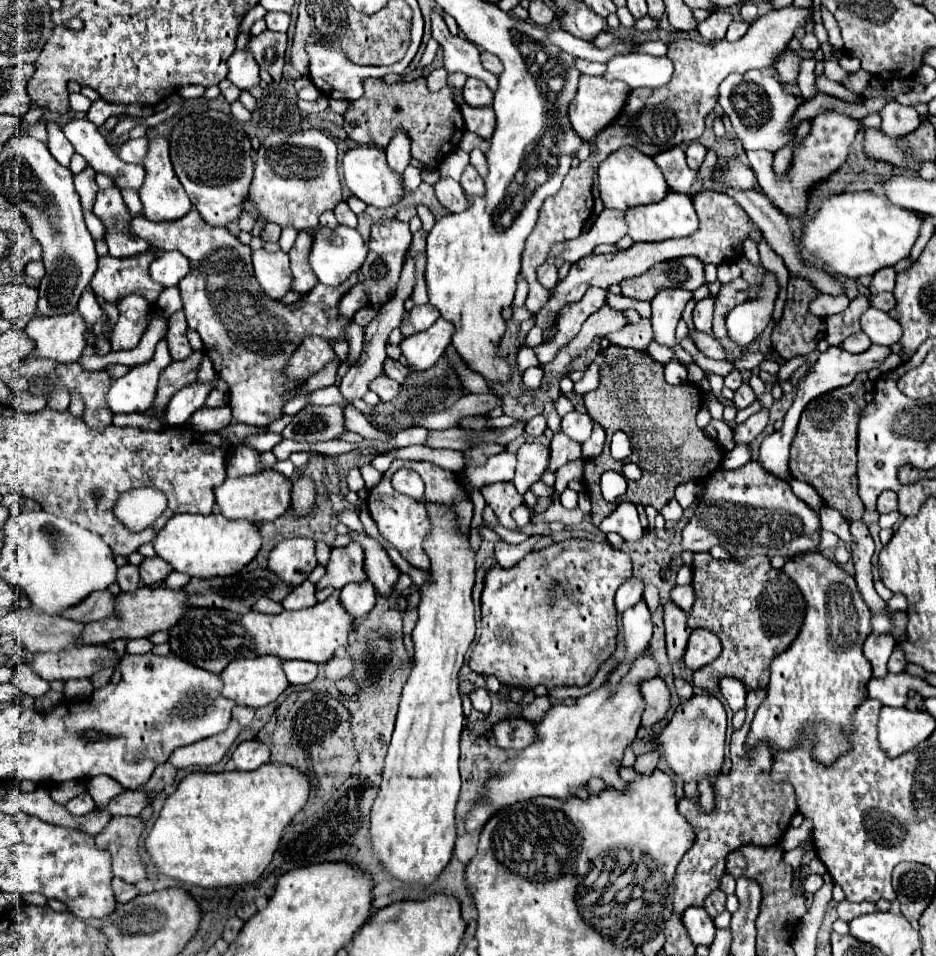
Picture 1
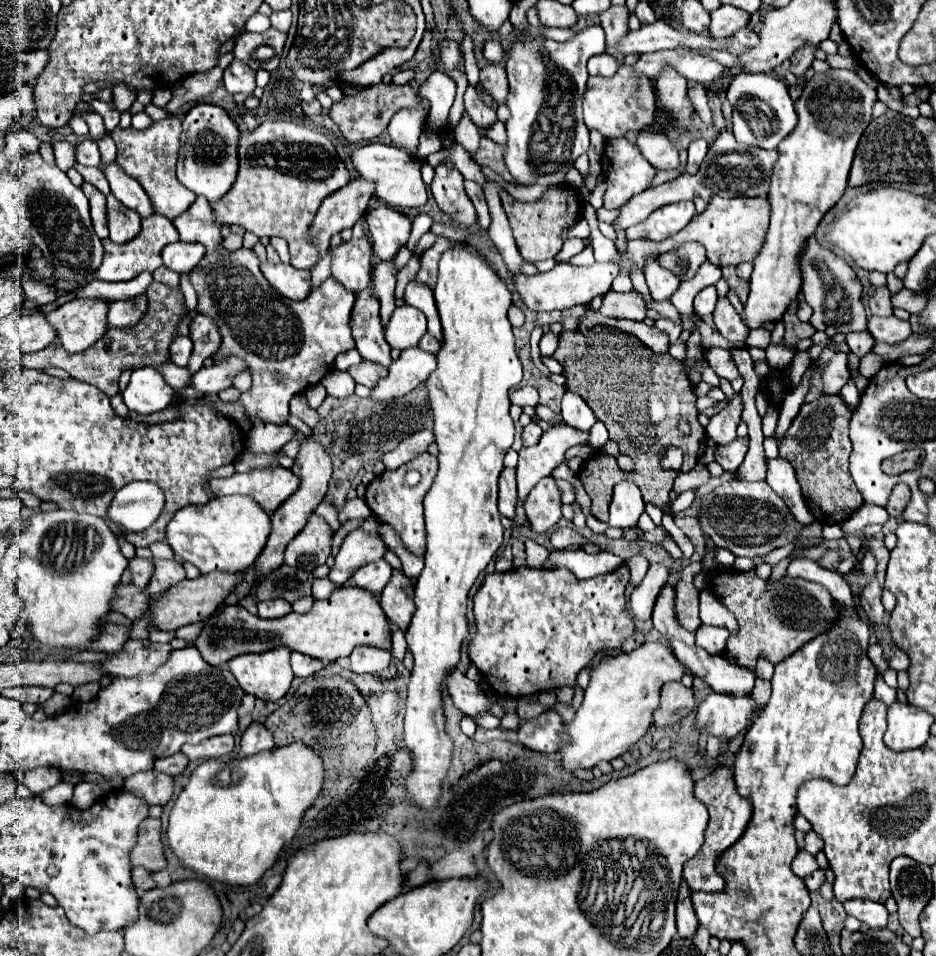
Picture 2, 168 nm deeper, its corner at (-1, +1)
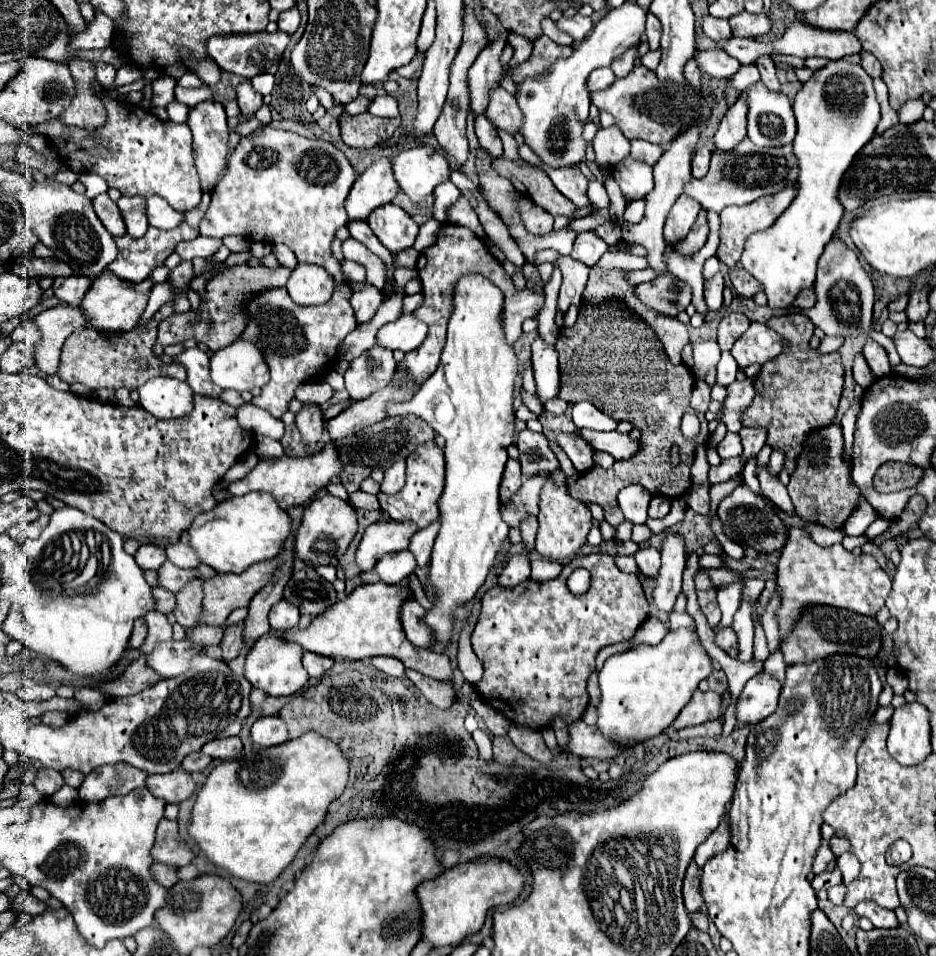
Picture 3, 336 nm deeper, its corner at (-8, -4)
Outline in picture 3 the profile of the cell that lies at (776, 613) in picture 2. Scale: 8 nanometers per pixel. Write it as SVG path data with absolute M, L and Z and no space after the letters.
M812 607L802 613L796 629L792 629L792 635L782 643L782 653L786 665L792 665L792 663L812 663L816 659L824 659L834 653L852 653L858 657L874 659L880 647L882 647L882 635L880 635L880 623L876 619L844 609Z

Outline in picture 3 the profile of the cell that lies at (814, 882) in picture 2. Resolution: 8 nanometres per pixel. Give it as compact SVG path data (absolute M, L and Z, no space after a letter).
M836 867L834 871L826 871L826 873L816 875L814 881L812 881L812 887L814 887L816 891L820 891L820 889L830 889L830 887L840 885L840 883L842 883L842 873L840 873L840 869Z

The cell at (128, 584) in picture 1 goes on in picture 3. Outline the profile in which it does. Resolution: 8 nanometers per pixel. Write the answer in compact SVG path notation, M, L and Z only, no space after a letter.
M166 561L166 563L158 569L158 573L160 573L160 585L162 585L164 589L174 591L174 593L182 591L182 589L188 585L188 581L200 579L200 571L198 571L198 569L178 569L178 567L176 567L174 563L170 563L170 561Z

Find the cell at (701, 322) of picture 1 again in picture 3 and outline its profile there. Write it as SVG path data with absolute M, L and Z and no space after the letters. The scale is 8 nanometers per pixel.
M720 271L712 279L704 281L704 299L712 311L722 307L722 289L724 289L724 279Z

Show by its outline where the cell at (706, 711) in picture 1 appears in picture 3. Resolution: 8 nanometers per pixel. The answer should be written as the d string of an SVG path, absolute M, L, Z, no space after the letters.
M758 673L754 675L736 705L736 715L740 723L760 723L760 719L766 719L768 715L772 715L772 711L776 711L778 705L778 695L780 695L782 685L778 683L776 677L772 677L770 673Z

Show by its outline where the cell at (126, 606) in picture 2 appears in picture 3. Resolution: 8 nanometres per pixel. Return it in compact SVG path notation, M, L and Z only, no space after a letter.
M154 587L154 597L156 597L156 611L168 615L176 609L176 595L164 587Z

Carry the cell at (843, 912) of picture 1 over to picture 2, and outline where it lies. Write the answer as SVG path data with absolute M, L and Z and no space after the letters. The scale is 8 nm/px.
M847 900L843 904L843 908L845 908L845 912L849 916L855 916L857 920L861 920L869 928L885 928L887 926L889 912L887 912L885 904L881 904L881 902L873 902L873 900Z

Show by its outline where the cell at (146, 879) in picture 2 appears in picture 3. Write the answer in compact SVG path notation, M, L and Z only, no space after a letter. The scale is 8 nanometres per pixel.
M154 863L154 865L152 865L152 871L154 871L156 879L162 881L162 885L164 885L166 889L170 889L170 887L174 887L174 885L178 883L178 869L172 867L172 865Z

